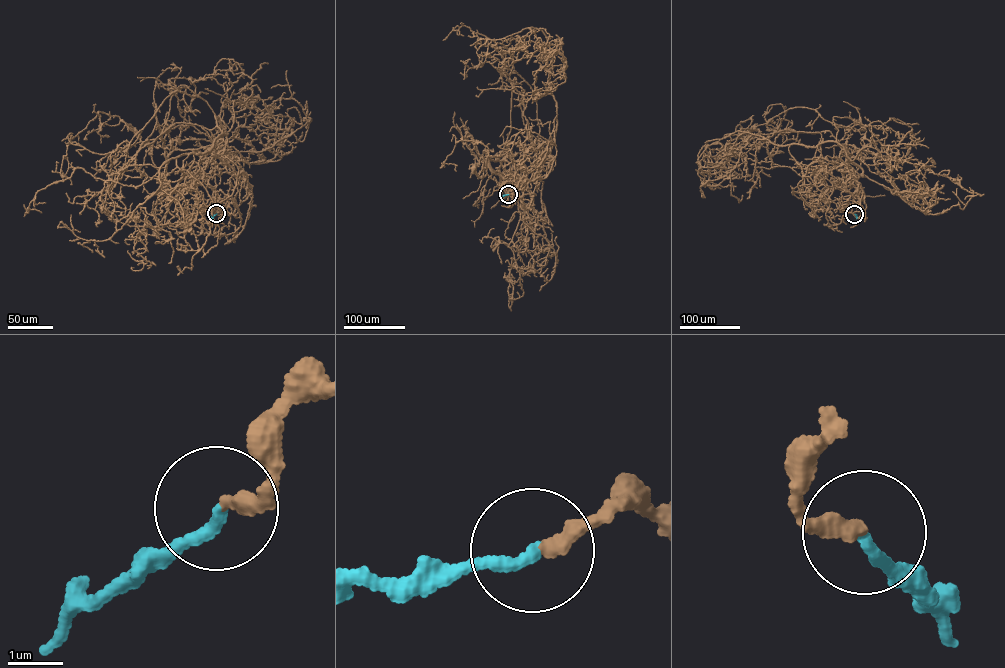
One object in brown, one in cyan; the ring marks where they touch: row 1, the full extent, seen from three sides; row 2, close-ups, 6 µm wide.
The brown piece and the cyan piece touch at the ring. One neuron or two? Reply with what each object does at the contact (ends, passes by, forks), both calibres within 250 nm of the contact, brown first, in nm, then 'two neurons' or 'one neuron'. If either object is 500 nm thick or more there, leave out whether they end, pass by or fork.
brown ends | cyan ends | 280/220 nm | one neuron

